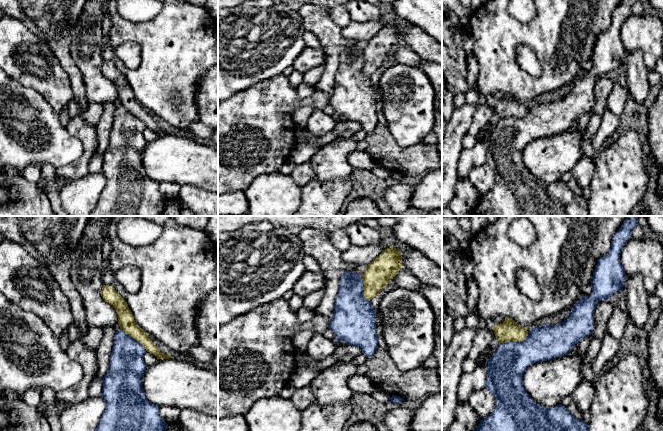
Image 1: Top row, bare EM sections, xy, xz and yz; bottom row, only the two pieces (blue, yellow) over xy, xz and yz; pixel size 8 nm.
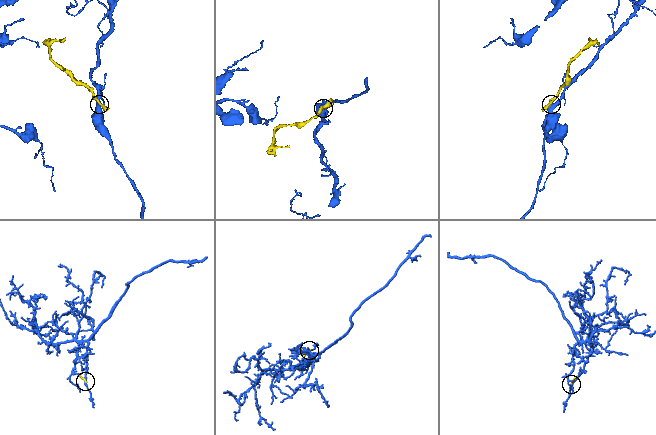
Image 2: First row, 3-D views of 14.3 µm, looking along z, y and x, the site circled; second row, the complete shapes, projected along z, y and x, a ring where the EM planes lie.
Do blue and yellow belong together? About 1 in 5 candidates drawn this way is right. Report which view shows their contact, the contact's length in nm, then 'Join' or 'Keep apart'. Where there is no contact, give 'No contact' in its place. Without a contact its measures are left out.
Touches blue in yz. Shared border 260 nm. Keep apart

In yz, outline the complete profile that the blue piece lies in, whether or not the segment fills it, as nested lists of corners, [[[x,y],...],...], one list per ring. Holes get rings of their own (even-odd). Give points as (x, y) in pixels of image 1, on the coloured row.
[[[627,216],[613,235],[610,250],[597,261],[591,281],[591,294],[575,302],[572,313],[566,320],[558,325],[533,326],[523,342],[499,343],[487,362],[486,388],[495,398],[495,408],[486,419],[480,420],[475,431],[588,431],[589,423],[576,419],[565,406],[559,404],[546,408],[536,403],[523,386],[523,374],[533,363],[567,355],[582,338],[592,334],[596,304],[623,290],[626,274],[620,263],[620,253],[632,237],[631,232],[638,225],[638,218],[639,216]]]

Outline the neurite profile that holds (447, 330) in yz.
[[[449,312],[444,320],[444,324],[442,326],[442,339],[448,345],[453,337],[453,323],[454,323],[455,316]]]

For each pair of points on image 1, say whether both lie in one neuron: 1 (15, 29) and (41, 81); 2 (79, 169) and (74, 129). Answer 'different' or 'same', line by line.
1: same
2: same

